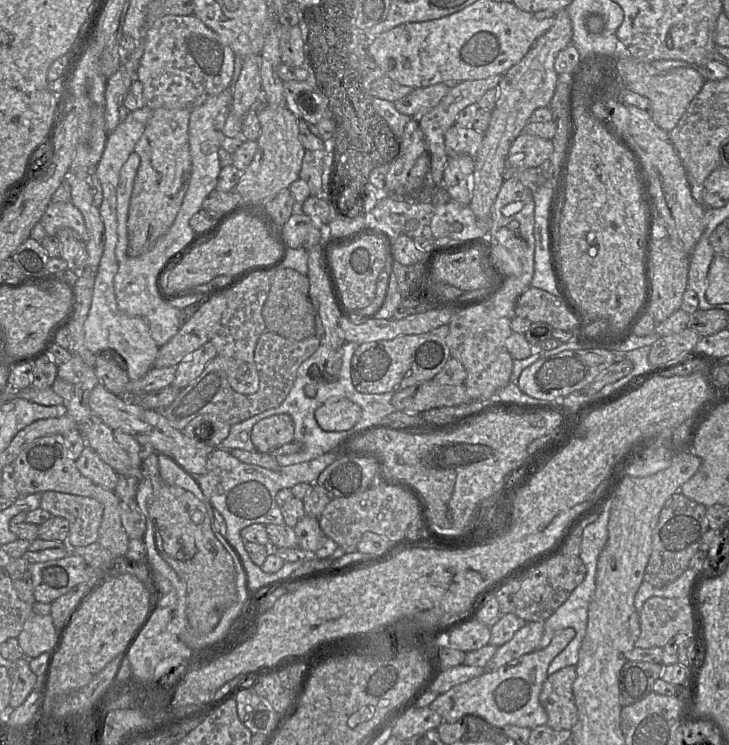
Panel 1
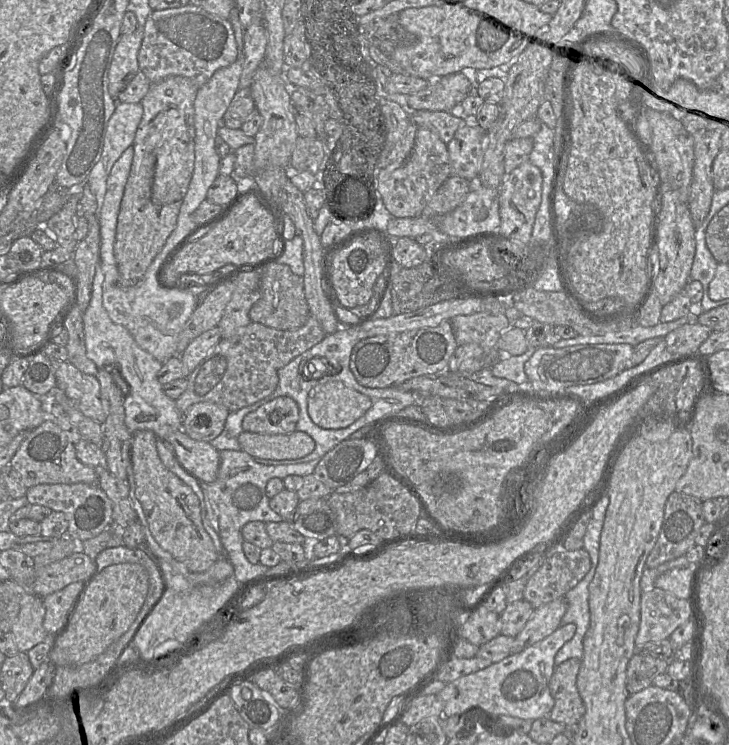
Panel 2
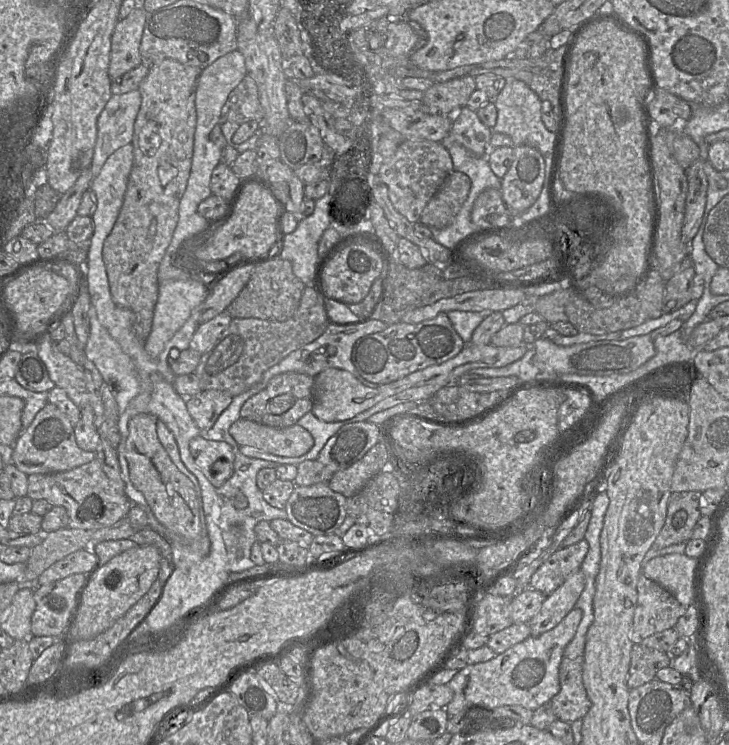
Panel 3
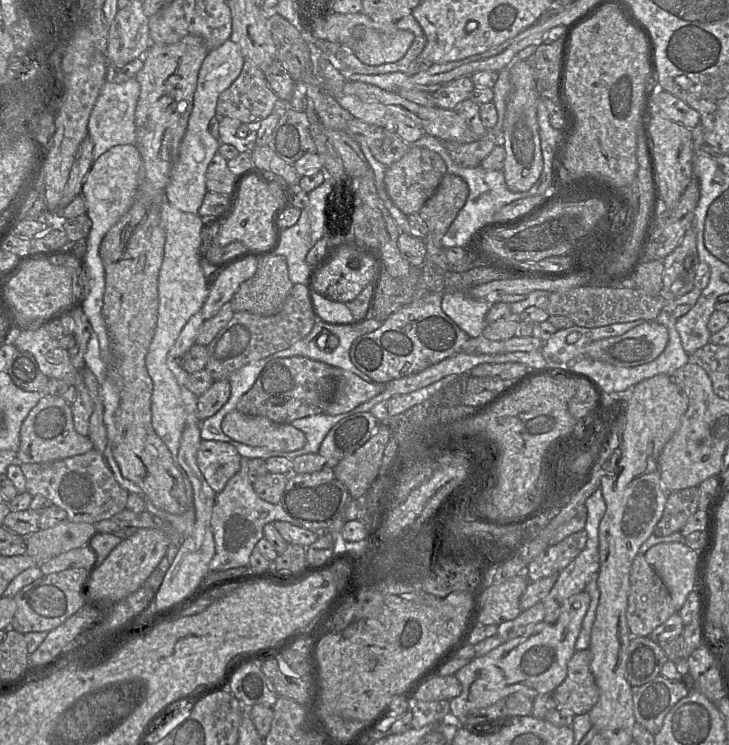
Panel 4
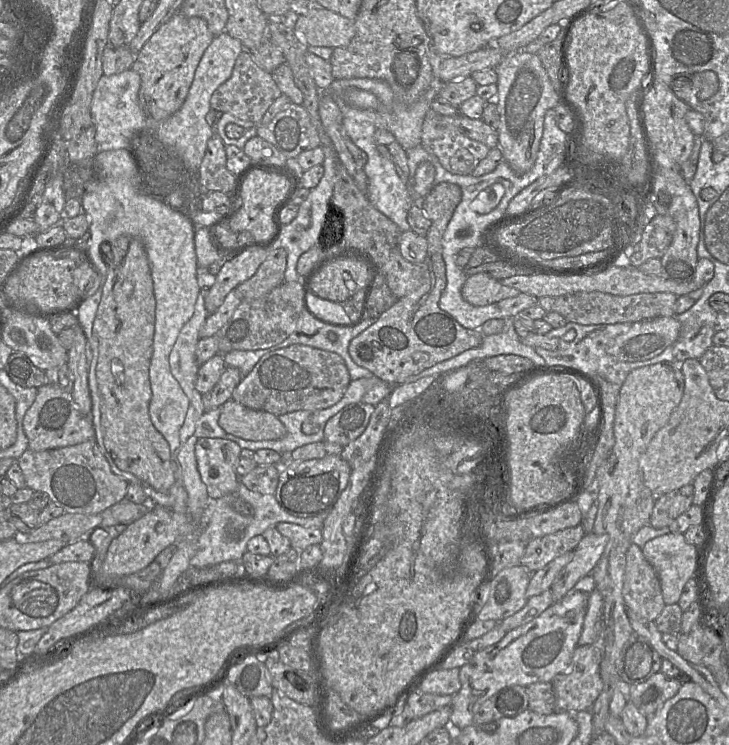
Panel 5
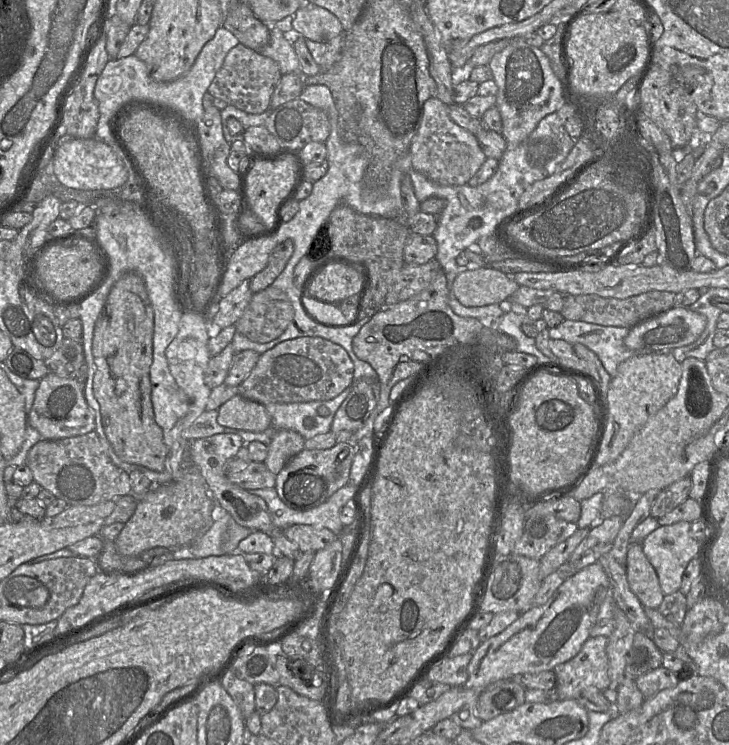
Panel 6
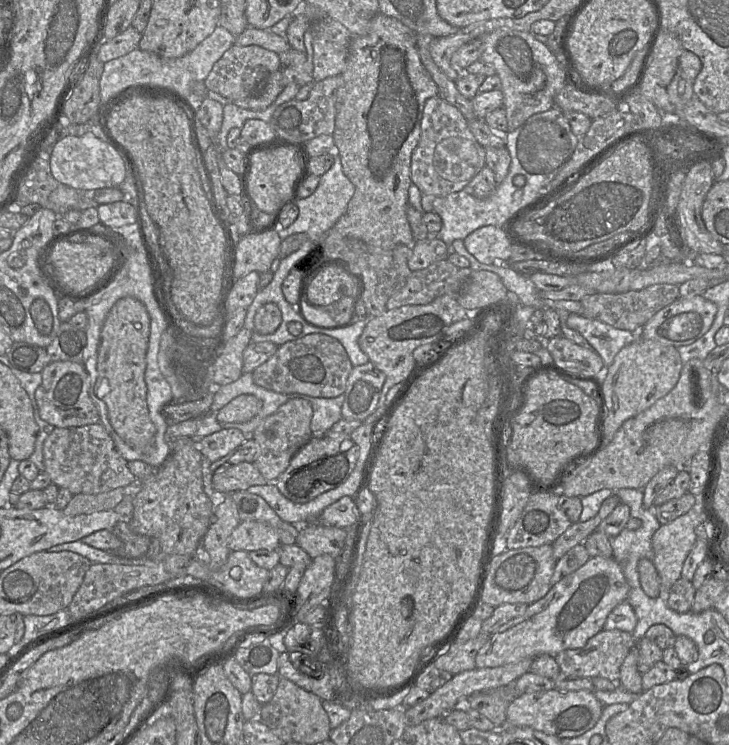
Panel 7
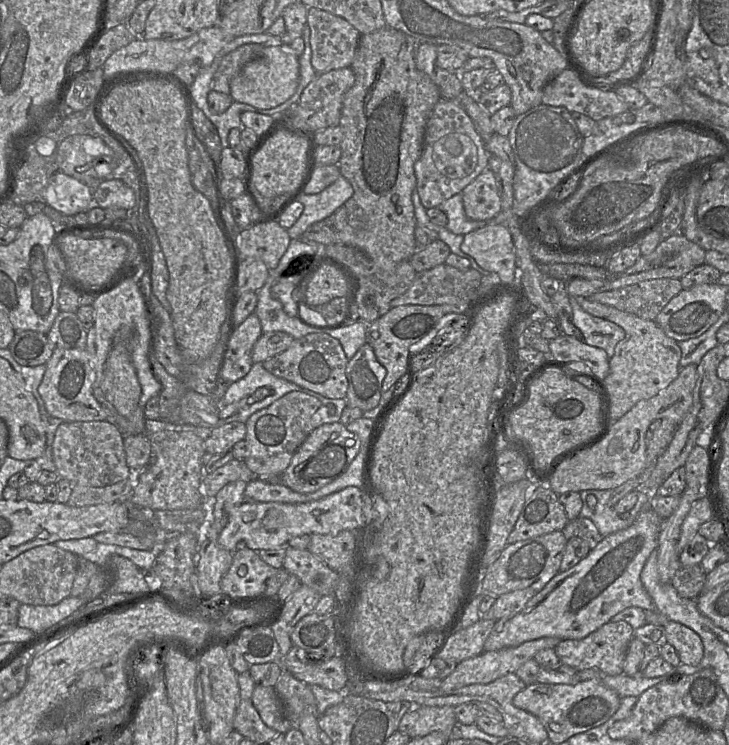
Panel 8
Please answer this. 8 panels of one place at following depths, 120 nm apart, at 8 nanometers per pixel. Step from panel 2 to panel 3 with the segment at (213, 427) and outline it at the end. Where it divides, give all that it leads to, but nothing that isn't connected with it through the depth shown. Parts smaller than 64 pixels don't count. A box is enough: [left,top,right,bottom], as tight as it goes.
[185,390,232,432]

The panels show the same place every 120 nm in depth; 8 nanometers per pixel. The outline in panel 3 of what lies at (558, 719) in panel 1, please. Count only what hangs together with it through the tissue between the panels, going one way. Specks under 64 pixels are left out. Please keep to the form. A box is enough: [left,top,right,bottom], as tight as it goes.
[551,656,591,723]

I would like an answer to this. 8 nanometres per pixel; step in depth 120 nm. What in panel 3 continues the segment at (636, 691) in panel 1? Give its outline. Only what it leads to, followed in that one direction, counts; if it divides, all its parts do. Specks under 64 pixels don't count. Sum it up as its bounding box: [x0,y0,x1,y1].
[628,644,671,689]

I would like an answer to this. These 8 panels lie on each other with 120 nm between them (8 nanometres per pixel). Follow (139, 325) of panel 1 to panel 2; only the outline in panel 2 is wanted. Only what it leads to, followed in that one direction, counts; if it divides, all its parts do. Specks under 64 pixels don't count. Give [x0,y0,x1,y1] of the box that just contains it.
[83,260,183,438]

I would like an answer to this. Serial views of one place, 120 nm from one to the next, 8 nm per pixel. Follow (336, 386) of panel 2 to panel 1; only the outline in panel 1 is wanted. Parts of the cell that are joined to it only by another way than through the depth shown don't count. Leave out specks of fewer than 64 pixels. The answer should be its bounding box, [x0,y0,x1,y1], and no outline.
[314,399,361,432]

